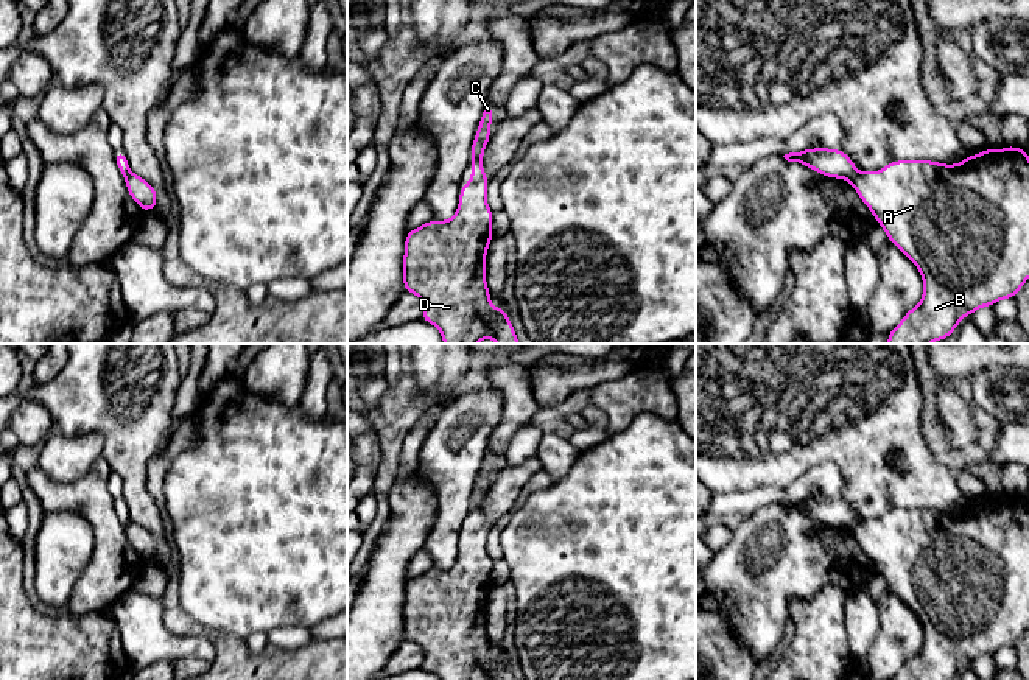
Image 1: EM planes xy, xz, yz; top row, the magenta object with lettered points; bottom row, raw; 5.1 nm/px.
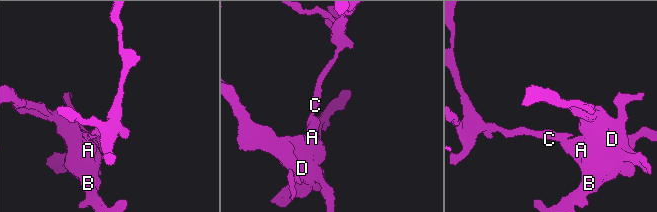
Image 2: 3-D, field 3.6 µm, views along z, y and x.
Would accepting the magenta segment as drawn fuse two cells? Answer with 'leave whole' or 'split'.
split

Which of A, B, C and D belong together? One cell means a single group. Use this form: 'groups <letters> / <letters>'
groups A B D / C

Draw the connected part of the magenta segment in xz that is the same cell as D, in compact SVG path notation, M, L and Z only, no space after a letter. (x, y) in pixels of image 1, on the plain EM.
M483 503L472 512L472 528L459 538L459 556L448 570L430 568L408 579L403 602L403 638L423 650L420 669L439 680L515 680L504 654L497 658L490 652L486 632L486 604L492 582L493 560L487 554L489 528L483 520Z

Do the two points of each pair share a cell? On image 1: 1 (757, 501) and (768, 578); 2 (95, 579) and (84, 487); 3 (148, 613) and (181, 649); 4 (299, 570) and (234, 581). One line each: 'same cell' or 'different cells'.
1: different cells
2: same cell
3: same cell
4: same cell

